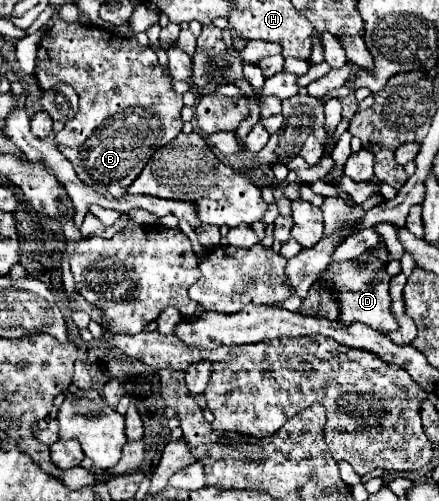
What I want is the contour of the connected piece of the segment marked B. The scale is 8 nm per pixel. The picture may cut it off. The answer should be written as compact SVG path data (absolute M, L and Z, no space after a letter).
M54 16L50 30L42 36L38 44L34 76L42 90L49 90L57 83L62 83L70 84L78 92L78 116L66 122L64 130L54 136L54 142L58 150L72 162L80 180L100 192L122 196L132 184L132 180L140 176L152 154L182 132L182 96L174 92L172 80L162 70L156 52L148 46L142 46L136 38L122 38L116 32L100 30L94 26L68 24Z

